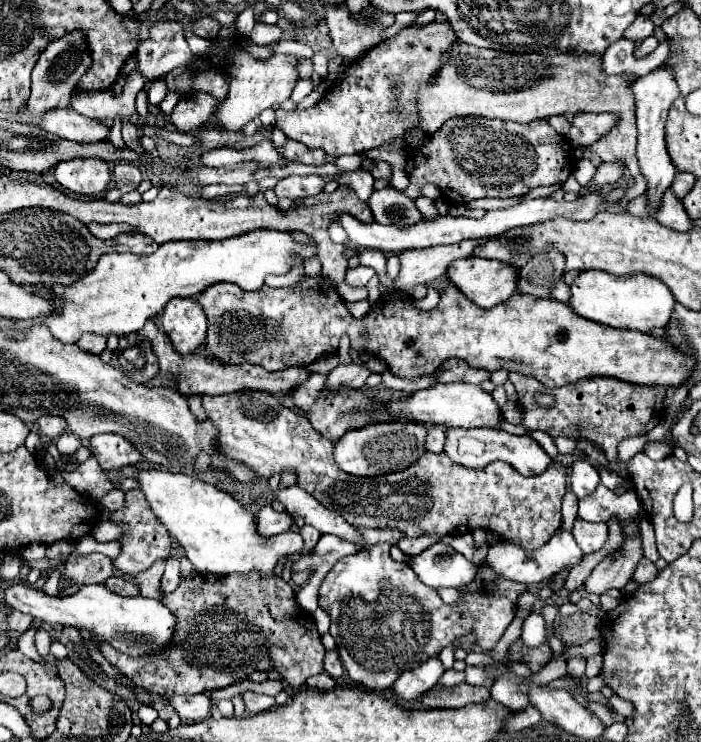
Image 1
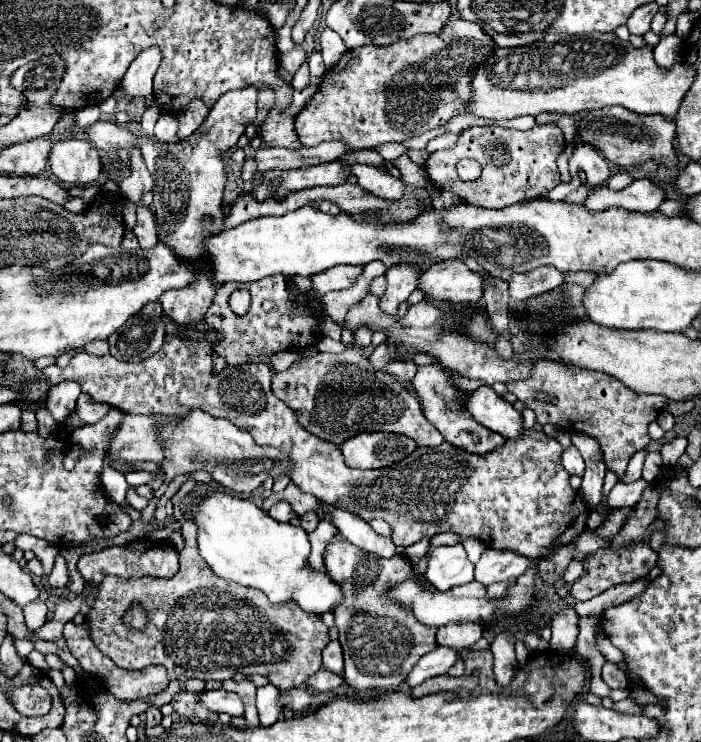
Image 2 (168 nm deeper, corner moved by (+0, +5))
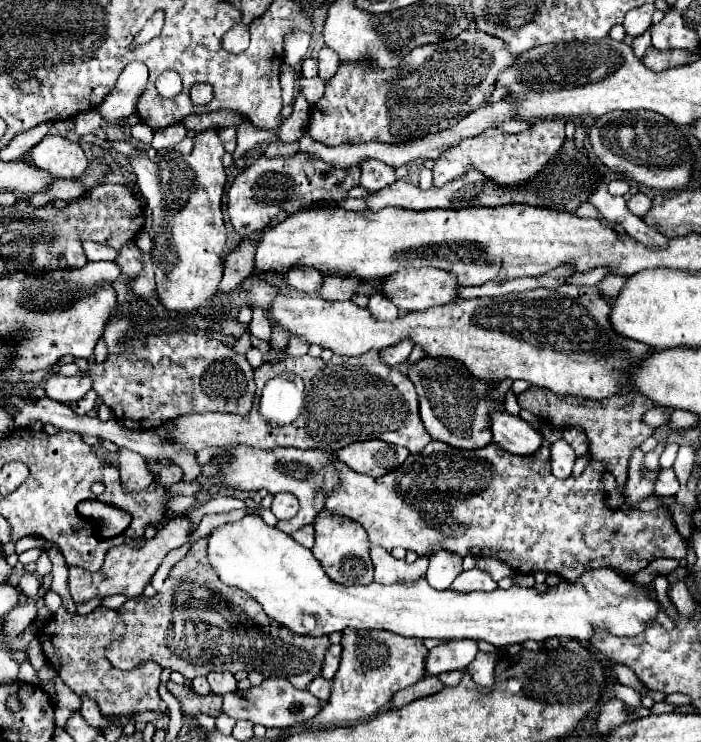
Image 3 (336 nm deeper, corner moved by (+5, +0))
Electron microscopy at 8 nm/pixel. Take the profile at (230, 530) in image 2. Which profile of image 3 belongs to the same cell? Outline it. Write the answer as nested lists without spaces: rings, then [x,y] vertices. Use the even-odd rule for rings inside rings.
[[[244,516],[238,524],[224,524],[210,532],[208,542],[208,560],[212,568],[218,572],[220,580],[228,586],[236,586],[248,592],[264,612],[290,628],[296,634],[304,636],[324,636],[332,632],[342,632],[346,628],[362,628],[362,630],[388,630],[400,636],[414,638],[440,638],[440,640],[456,640],[456,638],[472,638],[494,644],[496,648],[506,648],[512,644],[522,644],[526,640],[544,642],[548,638],[574,638],[578,642],[588,642],[596,630],[608,630],[614,636],[638,636],[646,630],[648,624],[656,618],[660,604],[648,596],[648,586],[642,586],[632,580],[632,576],[624,576],[616,568],[596,568],[586,570],[576,582],[560,582],[550,586],[546,592],[538,592],[536,588],[512,586],[508,590],[492,590],[492,592],[452,592],[452,590],[434,590],[426,580],[414,582],[412,586],[384,586],[378,582],[372,584],[336,584],[326,576],[320,562],[312,556],[312,552],[300,546],[290,534],[268,526],[260,516]]]

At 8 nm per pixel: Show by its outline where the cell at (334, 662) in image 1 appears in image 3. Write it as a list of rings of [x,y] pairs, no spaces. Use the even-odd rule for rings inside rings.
[[[332,644],[328,654],[326,654],[326,660],[324,660],[324,668],[322,668],[322,676],[332,680],[338,666],[340,666],[340,658],[342,658],[342,646],[340,644]]]

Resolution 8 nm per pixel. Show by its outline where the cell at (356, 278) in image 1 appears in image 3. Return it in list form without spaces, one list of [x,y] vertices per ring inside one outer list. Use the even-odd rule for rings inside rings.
[[[292,266],[282,274],[282,278],[288,286],[306,294],[318,294],[322,286],[322,274],[310,266]]]

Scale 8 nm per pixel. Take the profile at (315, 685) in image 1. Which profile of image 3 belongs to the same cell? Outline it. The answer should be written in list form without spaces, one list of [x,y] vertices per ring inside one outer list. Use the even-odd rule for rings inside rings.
[[[322,676],[314,678],[314,682],[308,686],[308,690],[310,690],[318,700],[322,700],[322,702],[326,702],[326,700],[330,698],[330,682],[324,680]]]

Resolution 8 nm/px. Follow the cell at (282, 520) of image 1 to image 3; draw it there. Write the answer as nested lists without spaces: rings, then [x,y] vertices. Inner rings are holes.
[[[274,494],[274,502],[272,502],[272,514],[278,518],[278,520],[290,520],[292,516],[296,516],[298,512],[298,502],[296,502],[296,496],[294,494]]]

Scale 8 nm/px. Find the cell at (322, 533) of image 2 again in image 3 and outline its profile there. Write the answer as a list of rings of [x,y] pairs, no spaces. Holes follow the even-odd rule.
[[[304,526],[302,530],[296,530],[290,536],[296,542],[300,542],[304,548],[312,548],[312,544],[314,544],[314,530],[312,530],[312,526]]]

